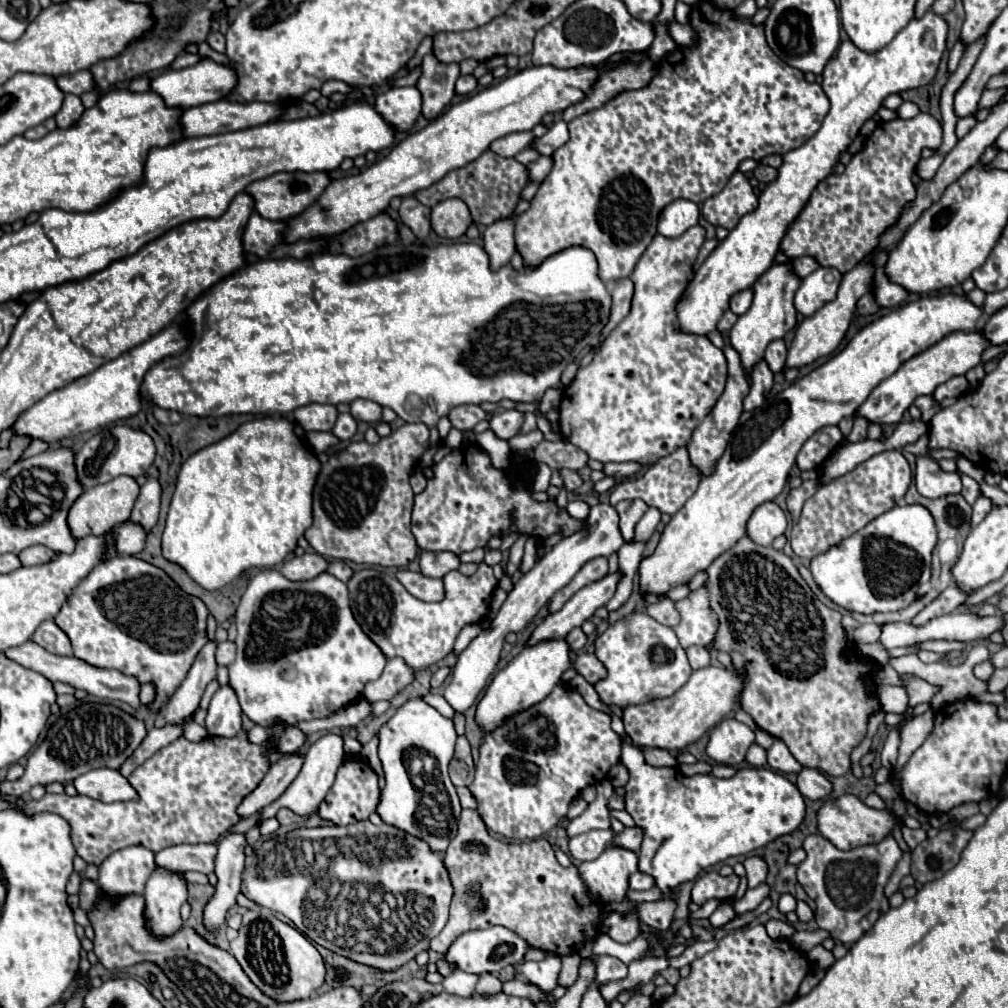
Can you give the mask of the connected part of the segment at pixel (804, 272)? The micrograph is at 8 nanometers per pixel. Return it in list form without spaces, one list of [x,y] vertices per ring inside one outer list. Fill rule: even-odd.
[[[802,256],[802,258],[798,258],[798,260],[792,260],[792,272],[794,272],[798,278],[806,278],[806,276],[812,274],[816,268],[818,268],[818,262],[816,262],[816,260],[810,260],[810,256]]]

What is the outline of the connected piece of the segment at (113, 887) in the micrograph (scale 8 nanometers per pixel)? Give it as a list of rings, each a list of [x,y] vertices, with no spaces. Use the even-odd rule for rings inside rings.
[[[142,846],[122,848],[100,864],[98,888],[102,894],[118,900],[128,894],[142,894],[144,884],[154,872],[154,852]]]

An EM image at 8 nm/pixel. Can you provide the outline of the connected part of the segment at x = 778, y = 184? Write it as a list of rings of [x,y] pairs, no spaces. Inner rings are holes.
[[[928,10],[922,18],[912,18],[888,46],[874,54],[858,50],[850,40],[840,44],[838,52],[828,60],[822,72],[822,88],[830,100],[830,110],[822,122],[822,128],[808,142],[782,156],[784,162],[778,168],[778,176],[760,194],[758,208],[746,214],[728,234],[728,238],[718,242],[712,254],[698,268],[676,304],[680,332],[698,336],[712,332],[722,312],[728,310],[730,298],[736,292],[750,288],[774,264],[774,256],[778,254],[778,246],[786,234],[786,228],[804,208],[810,192],[818,186],[818,182],[832,174],[840,152],[844,152],[856,138],[862,124],[880,110],[886,96],[926,86],[934,78],[946,48],[946,38],[946,20]]]

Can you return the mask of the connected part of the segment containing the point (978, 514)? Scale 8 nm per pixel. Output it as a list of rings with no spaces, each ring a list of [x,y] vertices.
[[[980,496],[978,500],[976,500],[976,504],[974,504],[974,514],[972,514],[972,526],[976,526],[976,524],[980,524],[982,520],[984,520],[984,516],[990,512],[990,508],[992,508],[992,502],[986,498],[986,496]]]

